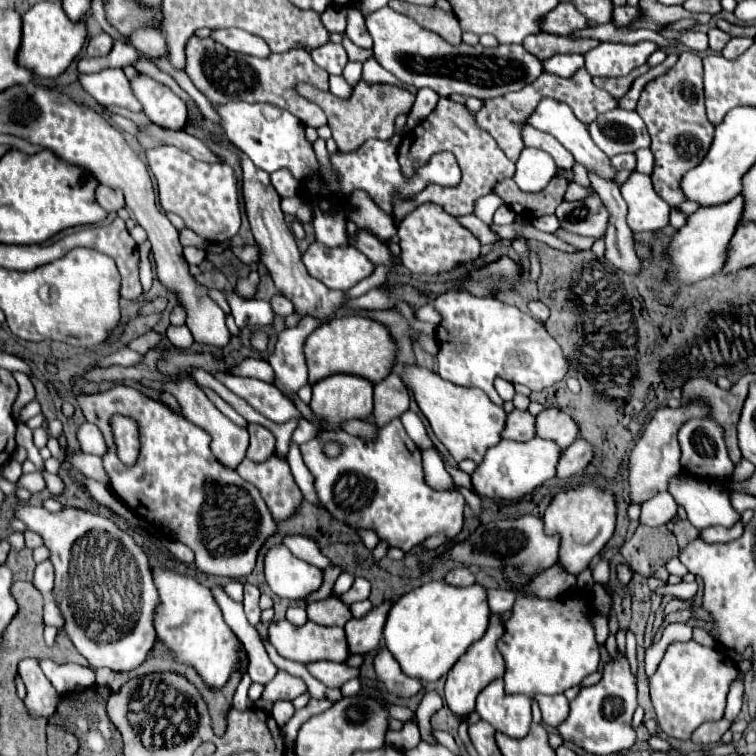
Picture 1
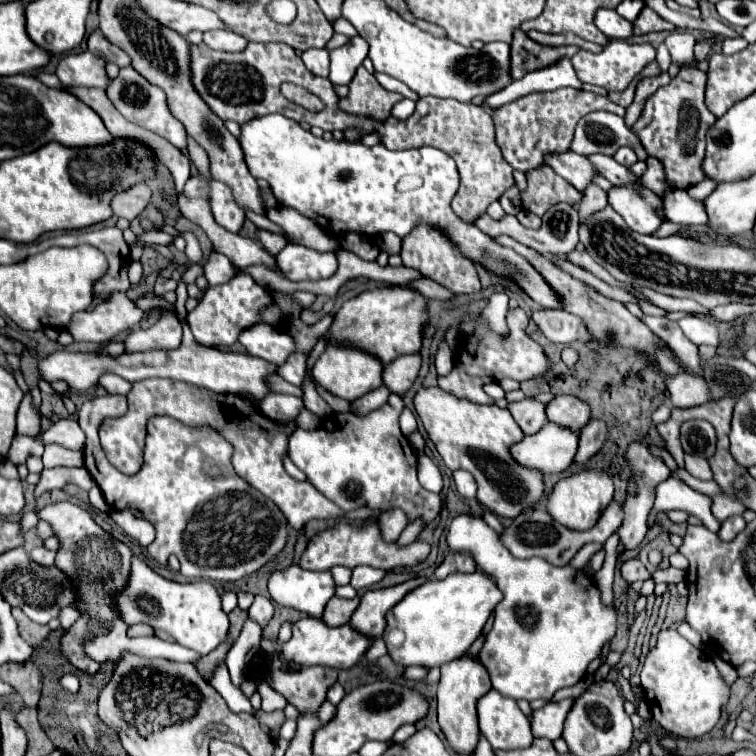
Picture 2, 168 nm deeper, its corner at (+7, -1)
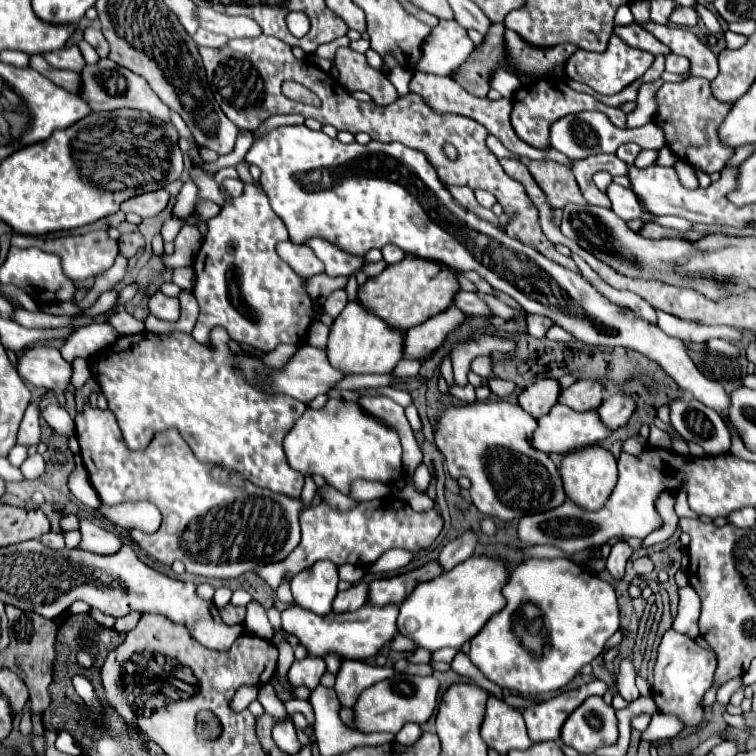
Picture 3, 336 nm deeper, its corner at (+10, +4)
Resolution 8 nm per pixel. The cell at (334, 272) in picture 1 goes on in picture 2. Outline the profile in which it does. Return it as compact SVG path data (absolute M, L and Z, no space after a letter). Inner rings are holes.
M287 244L277 254L277 266L289 280L321 280L329 278L337 270L337 256L321 254L303 246Z

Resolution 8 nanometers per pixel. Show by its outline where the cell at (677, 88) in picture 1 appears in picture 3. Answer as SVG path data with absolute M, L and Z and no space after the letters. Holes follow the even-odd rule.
M688 77L680 83L664 83L656 91L656 105L658 111L654 123L664 131L666 147L676 157L708 175L720 171L724 163L732 157L734 151L728 151L728 147L720 147L720 143L716 143L716 127L724 121L724 115L730 111L732 105L718 103L718 99L714 99L708 79Z

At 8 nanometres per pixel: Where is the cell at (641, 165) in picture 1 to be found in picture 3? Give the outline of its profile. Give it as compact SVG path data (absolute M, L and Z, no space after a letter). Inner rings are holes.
M662 147L658 151L658 157L656 157L656 165L664 165L664 167L672 167L674 163L678 161L678 157L668 149L668 147Z

